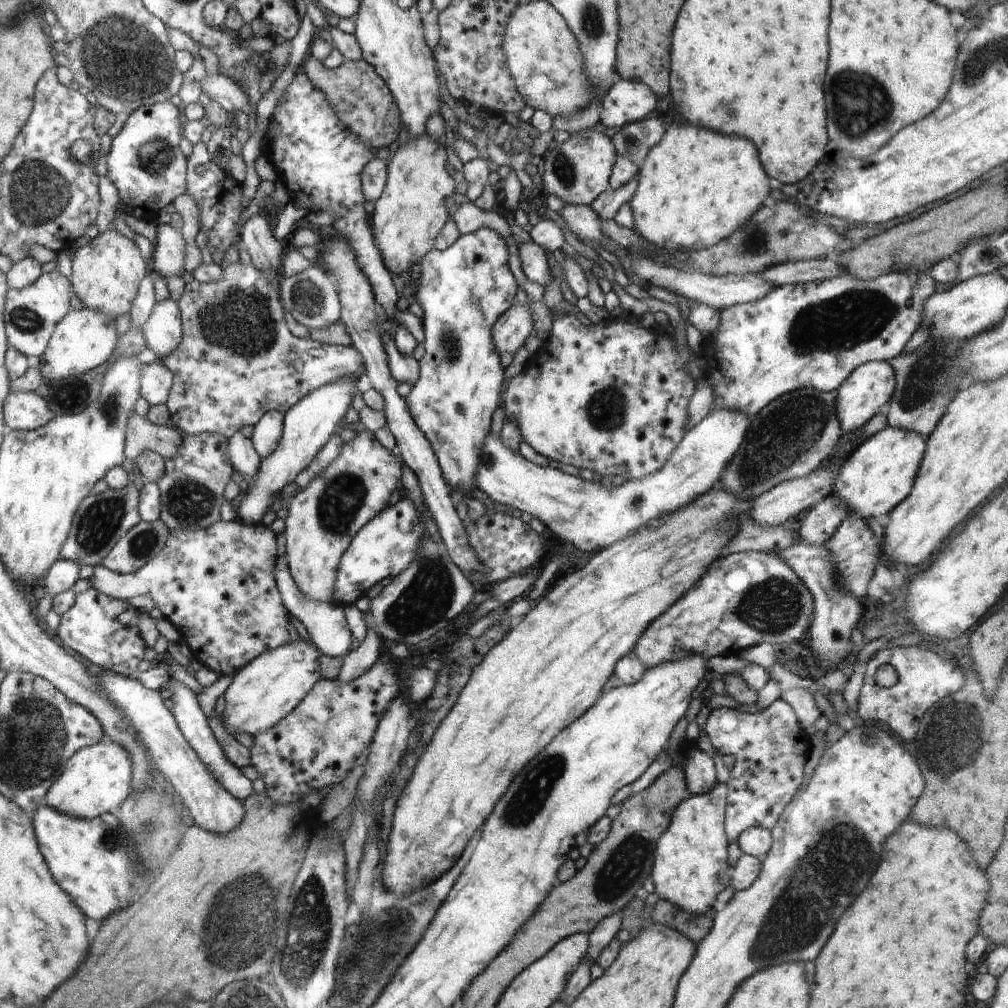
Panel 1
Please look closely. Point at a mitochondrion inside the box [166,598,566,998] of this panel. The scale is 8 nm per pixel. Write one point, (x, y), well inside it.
(238, 925)

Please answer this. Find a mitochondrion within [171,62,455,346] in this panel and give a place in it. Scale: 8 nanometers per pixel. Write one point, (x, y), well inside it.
(308, 300)

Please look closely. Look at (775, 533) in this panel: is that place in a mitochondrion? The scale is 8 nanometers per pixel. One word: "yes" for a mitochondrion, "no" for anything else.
no

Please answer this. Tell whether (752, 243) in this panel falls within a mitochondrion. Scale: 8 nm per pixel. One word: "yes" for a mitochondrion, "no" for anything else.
yes

